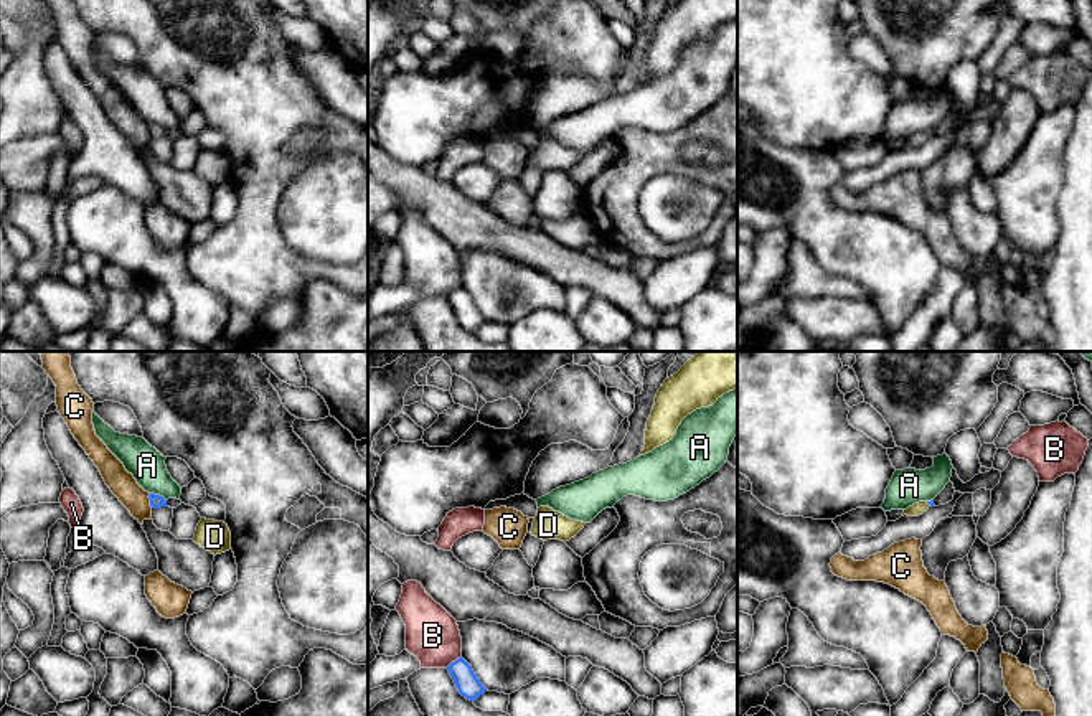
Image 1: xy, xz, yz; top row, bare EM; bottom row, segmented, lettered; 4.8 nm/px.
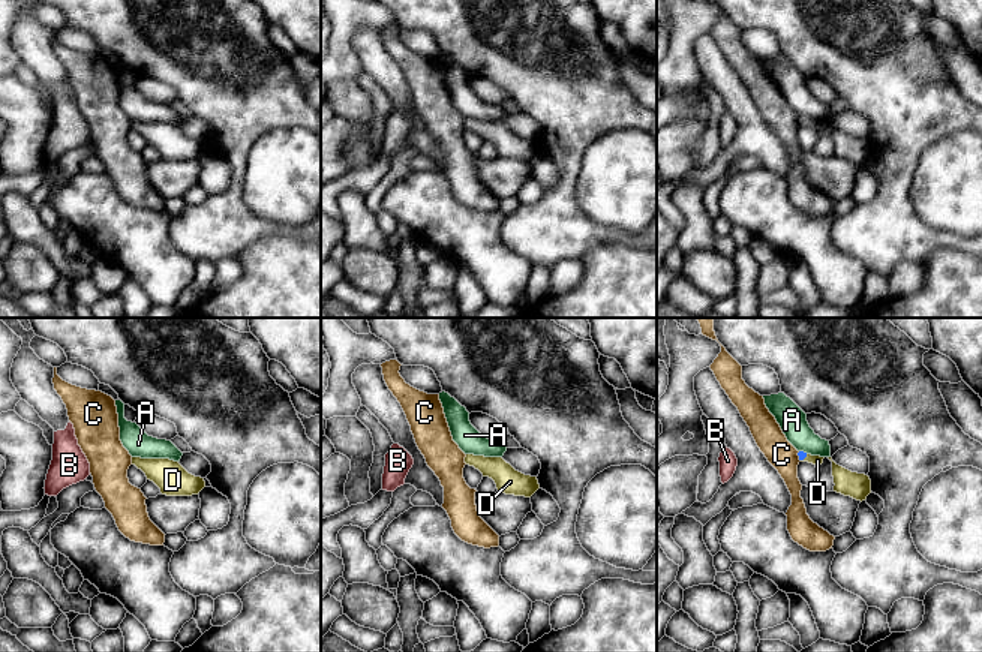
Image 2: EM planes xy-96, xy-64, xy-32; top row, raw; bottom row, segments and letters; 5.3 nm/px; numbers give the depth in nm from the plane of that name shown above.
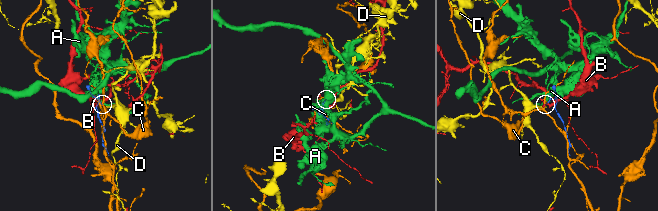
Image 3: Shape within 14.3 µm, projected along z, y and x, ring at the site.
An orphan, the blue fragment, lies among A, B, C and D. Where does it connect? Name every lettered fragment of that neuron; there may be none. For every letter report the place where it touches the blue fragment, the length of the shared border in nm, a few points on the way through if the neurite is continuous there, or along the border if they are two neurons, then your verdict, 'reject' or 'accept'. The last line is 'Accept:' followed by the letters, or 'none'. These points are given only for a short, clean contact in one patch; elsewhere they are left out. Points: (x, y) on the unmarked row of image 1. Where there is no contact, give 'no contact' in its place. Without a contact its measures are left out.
A: xy (159, 126) | 90 nm | reject
B: xz (452, 292) | 100 nm | reject
C: xy (150, 131) | 70 nm | reject
D: yz (929, 134) | 40 nm | across yz (931, 132), (929, 134), (917, 139) | accept
Accept: D

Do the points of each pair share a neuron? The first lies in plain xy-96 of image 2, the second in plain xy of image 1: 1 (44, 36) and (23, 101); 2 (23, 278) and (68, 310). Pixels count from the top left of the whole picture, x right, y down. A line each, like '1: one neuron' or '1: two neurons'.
1: two neurons
2: one neuron

